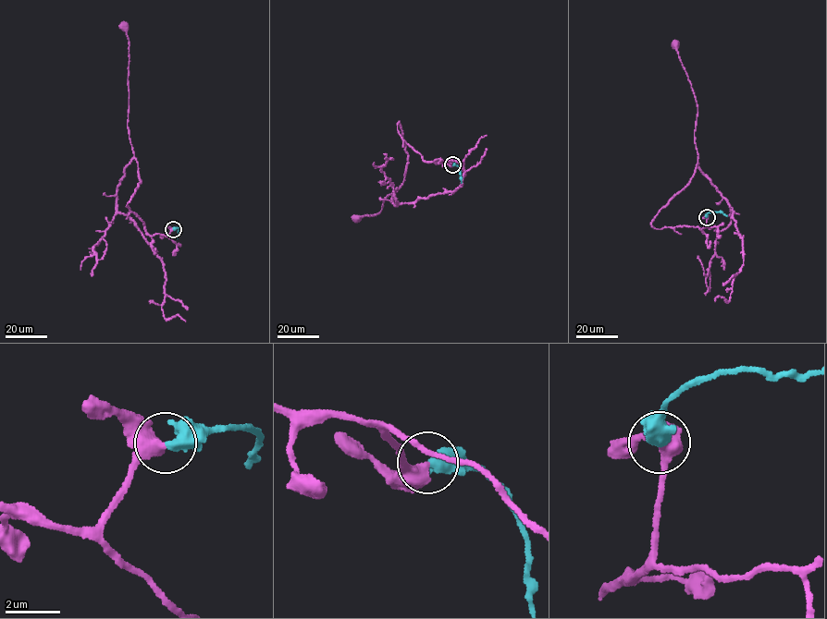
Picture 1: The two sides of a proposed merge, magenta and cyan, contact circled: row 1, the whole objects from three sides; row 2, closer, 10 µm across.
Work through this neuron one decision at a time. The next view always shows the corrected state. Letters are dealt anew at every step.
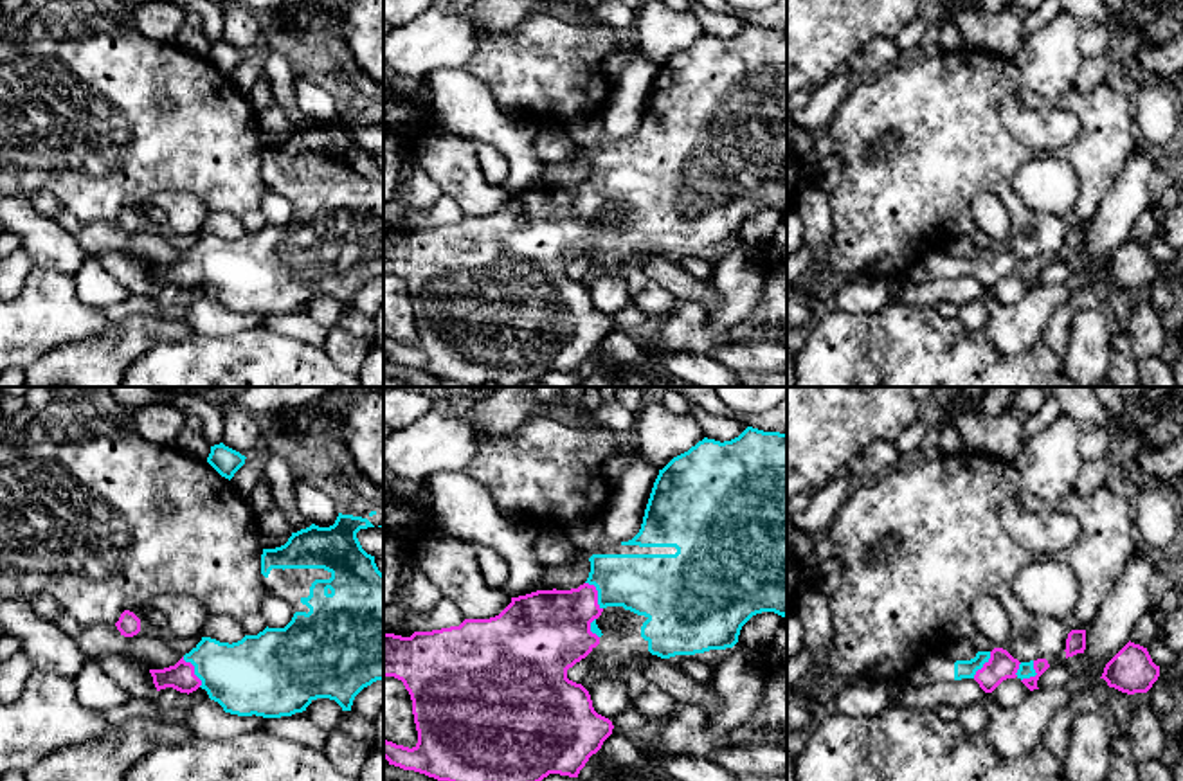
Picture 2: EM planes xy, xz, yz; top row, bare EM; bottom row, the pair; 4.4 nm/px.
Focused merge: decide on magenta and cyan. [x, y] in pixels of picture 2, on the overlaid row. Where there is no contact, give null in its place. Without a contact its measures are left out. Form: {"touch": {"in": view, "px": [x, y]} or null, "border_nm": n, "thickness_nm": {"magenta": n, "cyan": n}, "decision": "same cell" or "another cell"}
{"touch": {"in": "xy", "px": [193, 672]}, "border_nm": 160, "thickness_nm": {"magenta": 120, "cyan": 340}, "decision": "same cell"}

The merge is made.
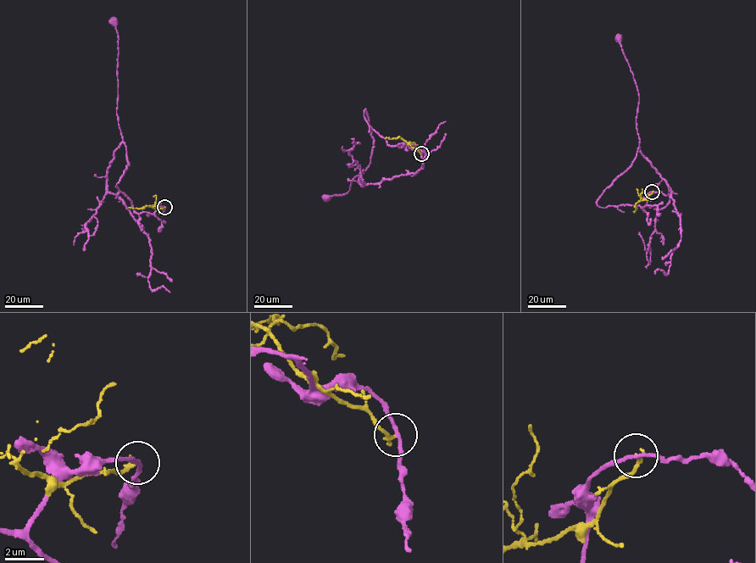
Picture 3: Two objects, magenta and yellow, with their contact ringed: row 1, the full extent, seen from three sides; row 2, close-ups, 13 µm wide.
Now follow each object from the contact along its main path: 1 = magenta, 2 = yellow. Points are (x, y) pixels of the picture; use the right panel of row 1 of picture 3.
1: (652, 192), (644, 211), (639, 205), (600, 208), (597, 203), (632, 164), (639, 146), (639, 93), (619, 37)
2: (652, 192), (647, 198), (636, 203), (634, 212)

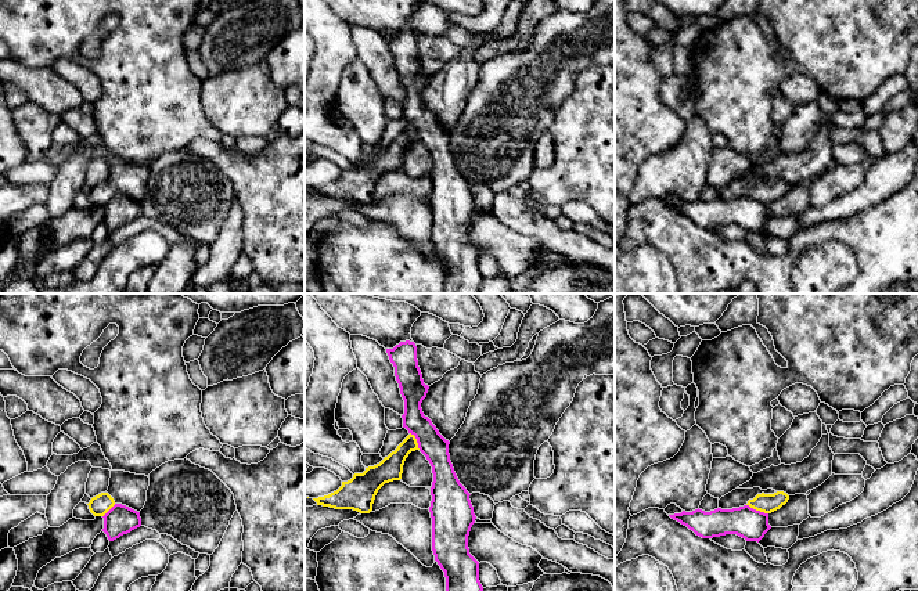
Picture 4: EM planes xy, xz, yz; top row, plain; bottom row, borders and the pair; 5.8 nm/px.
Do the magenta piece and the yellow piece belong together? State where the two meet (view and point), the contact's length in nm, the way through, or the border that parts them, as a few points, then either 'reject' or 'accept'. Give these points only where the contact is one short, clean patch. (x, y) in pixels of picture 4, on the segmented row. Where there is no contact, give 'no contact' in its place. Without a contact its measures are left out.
yz (758, 511) | 140 nm | reject

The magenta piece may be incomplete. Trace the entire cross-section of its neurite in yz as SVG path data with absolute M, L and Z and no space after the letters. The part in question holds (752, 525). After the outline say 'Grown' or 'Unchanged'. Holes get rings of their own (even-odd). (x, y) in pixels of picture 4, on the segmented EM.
M749 505L732 509L717 508L710 512L695 509L692 512L669 515L702 538L737 534L746 541L760 541L771 529L768 513L756 511Z. Unchanged

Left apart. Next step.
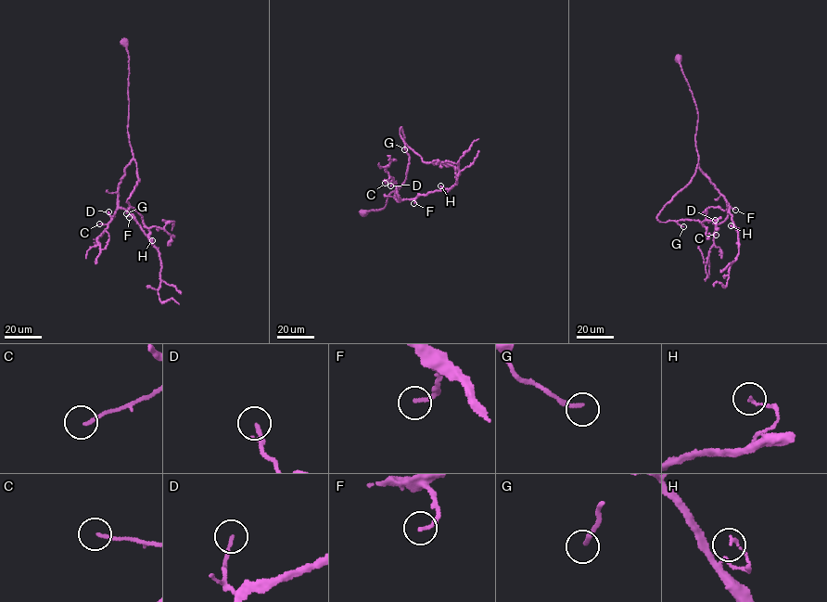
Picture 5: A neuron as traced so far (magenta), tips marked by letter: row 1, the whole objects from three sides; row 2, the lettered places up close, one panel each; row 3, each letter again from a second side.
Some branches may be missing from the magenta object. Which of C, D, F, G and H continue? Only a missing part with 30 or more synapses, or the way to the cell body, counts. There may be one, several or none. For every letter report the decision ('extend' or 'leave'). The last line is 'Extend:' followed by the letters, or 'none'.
C: leave
D: leave
F: leave
G: extend
H: leave
Extend: G

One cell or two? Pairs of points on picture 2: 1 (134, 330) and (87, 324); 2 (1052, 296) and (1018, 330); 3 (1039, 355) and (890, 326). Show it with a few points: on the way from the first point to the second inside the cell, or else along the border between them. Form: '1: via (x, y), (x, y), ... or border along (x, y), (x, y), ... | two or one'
1: border along (117, 324), (108, 332), (74, 342) | two
2: via (1043, 305), (1027, 321) | one
3: via (1002, 368), (931, 368), (928, 364) | one

